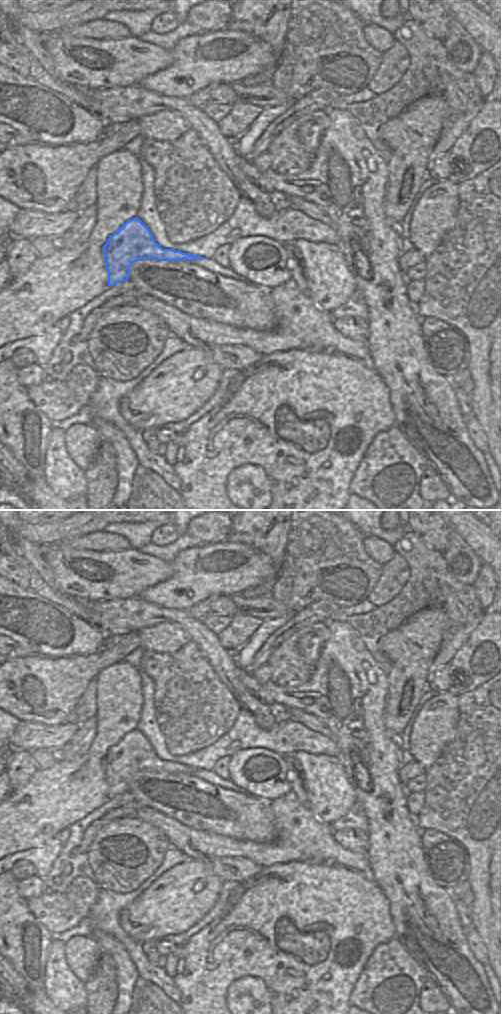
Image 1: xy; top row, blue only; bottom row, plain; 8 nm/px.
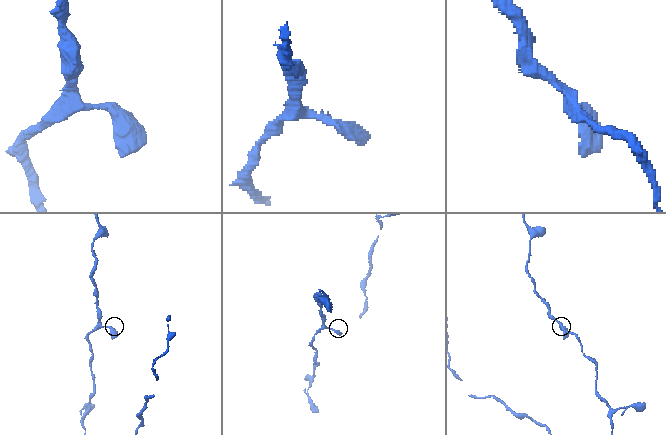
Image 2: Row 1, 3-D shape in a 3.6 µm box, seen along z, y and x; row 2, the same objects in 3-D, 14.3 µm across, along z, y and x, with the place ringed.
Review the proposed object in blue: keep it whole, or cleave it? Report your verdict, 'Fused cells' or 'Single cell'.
Single cell

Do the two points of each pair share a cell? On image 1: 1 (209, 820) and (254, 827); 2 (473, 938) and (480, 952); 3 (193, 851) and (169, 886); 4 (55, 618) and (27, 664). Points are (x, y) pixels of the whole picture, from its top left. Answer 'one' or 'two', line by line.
1: one
2: one
3: two
4: two

